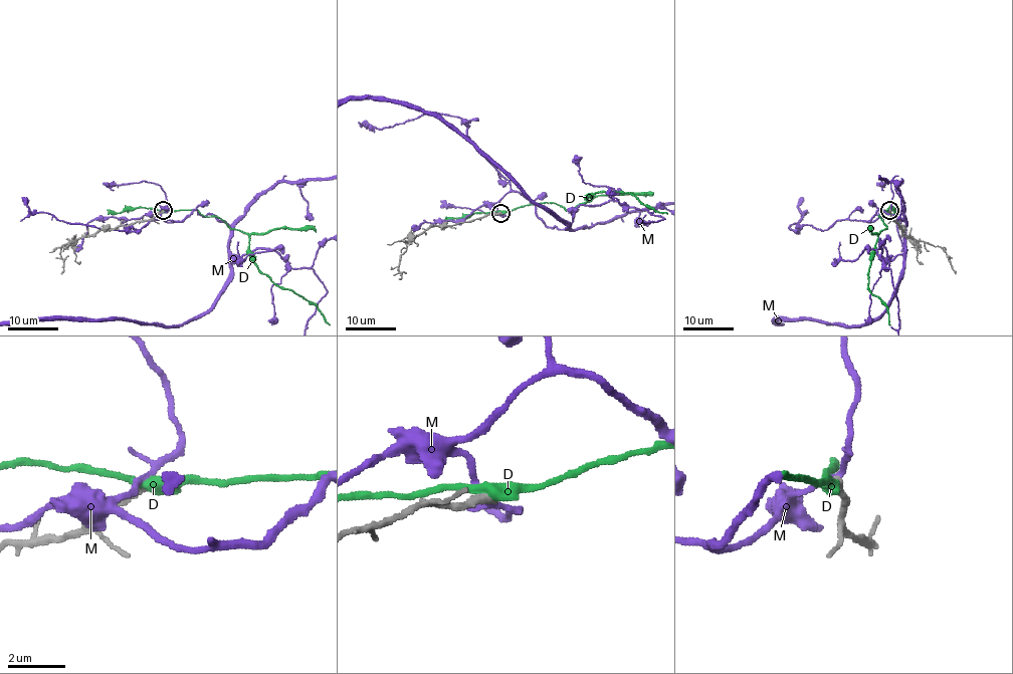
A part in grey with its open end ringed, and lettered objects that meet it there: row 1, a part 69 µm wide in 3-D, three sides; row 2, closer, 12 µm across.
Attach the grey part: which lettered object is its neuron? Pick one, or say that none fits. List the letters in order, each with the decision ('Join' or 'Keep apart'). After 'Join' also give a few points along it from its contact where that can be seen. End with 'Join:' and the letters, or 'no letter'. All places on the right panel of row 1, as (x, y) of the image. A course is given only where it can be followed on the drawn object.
D: Keep apart
M: Keep apart
Join: no letter

